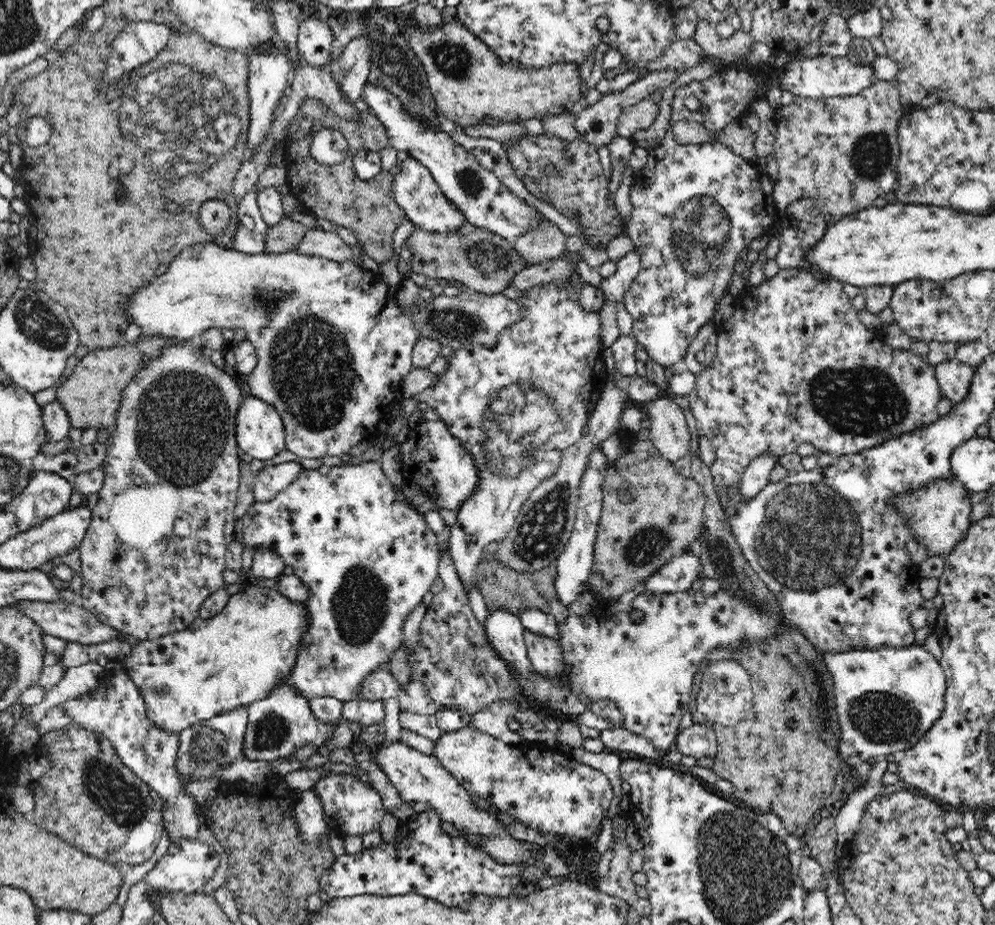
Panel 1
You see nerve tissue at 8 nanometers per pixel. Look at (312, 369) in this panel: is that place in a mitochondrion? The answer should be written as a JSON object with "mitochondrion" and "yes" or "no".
{"mitochondrion":"yes"}

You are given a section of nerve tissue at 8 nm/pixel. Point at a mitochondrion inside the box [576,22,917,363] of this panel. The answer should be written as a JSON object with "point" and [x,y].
{"point":[698,230]}

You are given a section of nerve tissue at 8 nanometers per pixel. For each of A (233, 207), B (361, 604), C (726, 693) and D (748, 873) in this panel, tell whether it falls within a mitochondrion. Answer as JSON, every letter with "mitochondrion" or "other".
{"A":"other","B":"mitochondrion","C":"other","D":"mitochondrion"}

